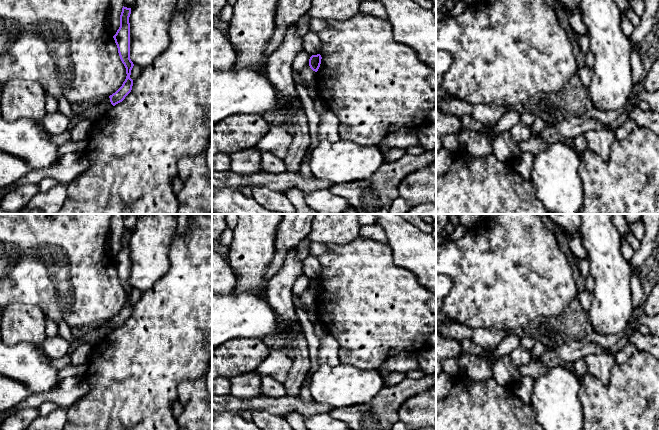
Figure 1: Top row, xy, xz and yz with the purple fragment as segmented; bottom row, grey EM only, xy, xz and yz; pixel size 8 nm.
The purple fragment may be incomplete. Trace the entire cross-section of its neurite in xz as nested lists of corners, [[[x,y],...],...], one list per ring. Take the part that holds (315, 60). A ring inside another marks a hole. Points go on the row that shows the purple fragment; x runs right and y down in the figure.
[[[317,54],[317,55],[312,55],[309,59],[309,66],[310,68],[317,72],[319,67],[320,67],[320,64],[321,64],[321,55],[320,54]]]

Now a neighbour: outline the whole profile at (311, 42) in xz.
[[[308,31],[303,37],[303,48],[309,55],[317,55],[321,48],[318,33]]]

